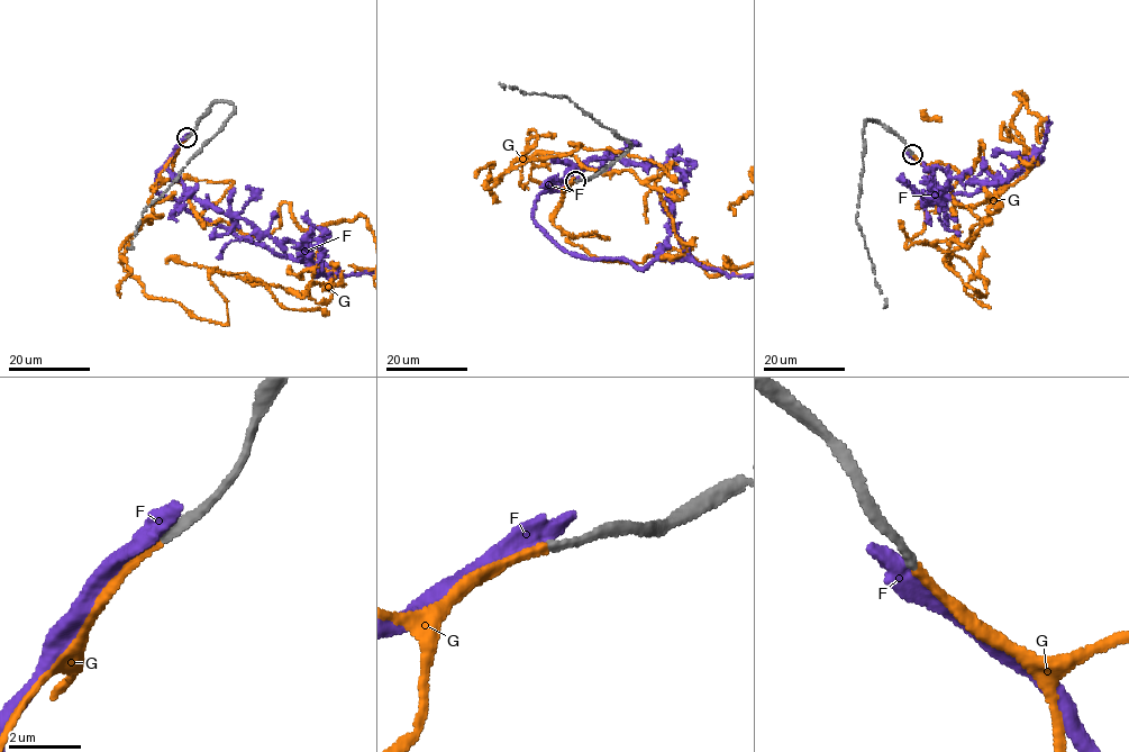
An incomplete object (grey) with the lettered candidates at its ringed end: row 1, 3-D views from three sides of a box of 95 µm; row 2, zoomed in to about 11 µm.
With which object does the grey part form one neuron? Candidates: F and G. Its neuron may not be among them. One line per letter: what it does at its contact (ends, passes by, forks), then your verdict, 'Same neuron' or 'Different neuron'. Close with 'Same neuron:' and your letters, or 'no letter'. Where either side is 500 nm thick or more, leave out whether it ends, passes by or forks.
F: Different neuron
G: It ends there. Same neuron
Same neuron: G

